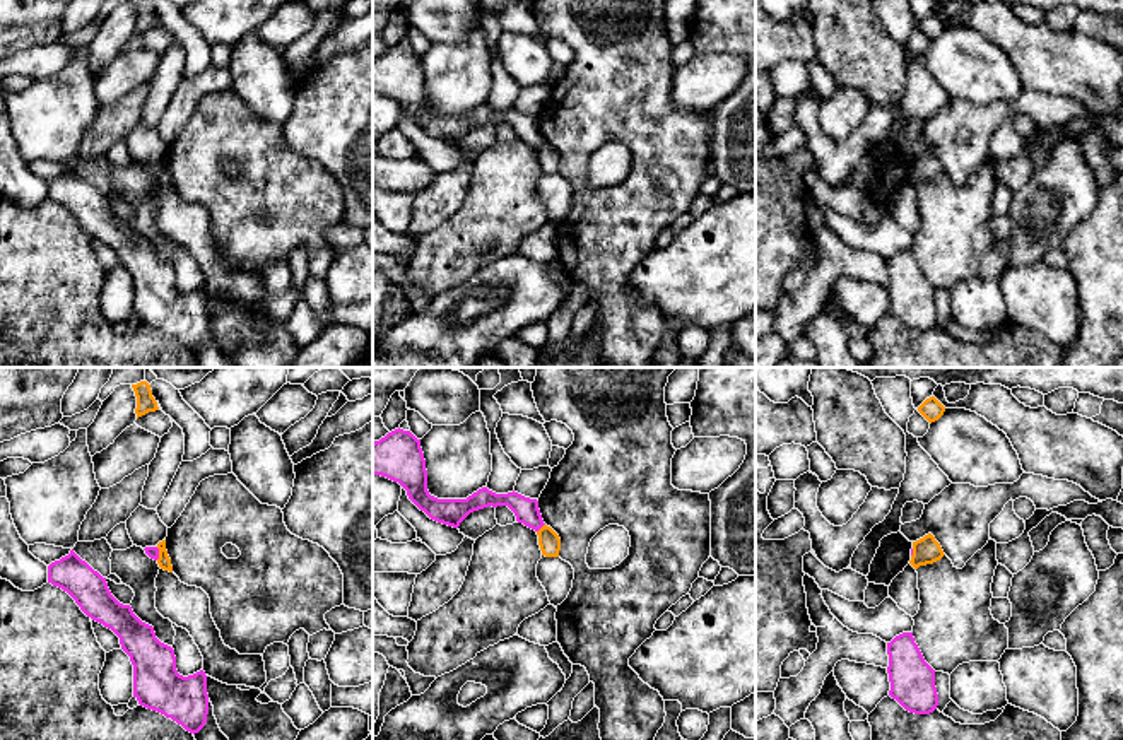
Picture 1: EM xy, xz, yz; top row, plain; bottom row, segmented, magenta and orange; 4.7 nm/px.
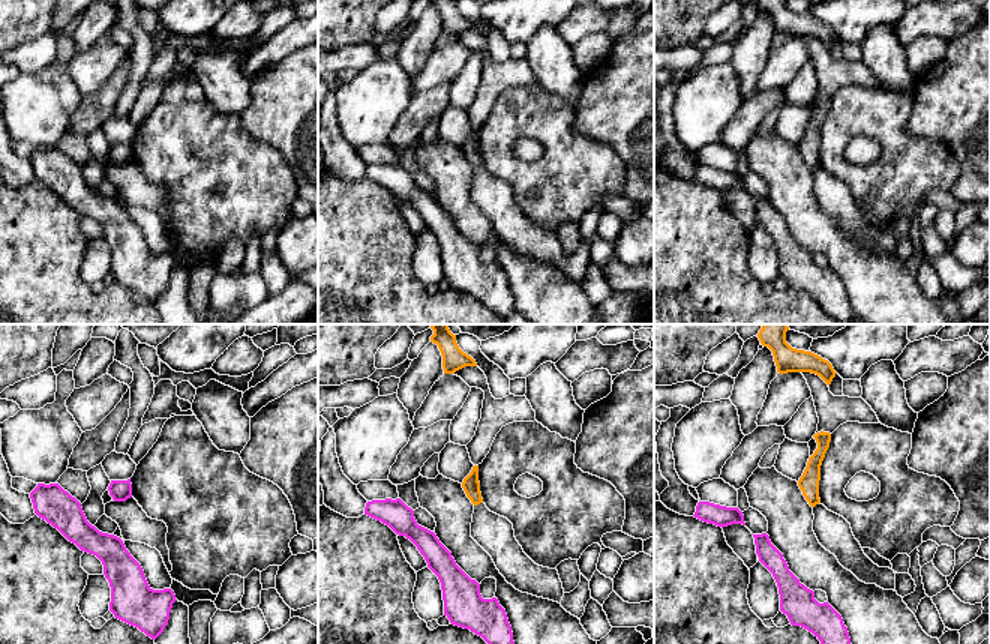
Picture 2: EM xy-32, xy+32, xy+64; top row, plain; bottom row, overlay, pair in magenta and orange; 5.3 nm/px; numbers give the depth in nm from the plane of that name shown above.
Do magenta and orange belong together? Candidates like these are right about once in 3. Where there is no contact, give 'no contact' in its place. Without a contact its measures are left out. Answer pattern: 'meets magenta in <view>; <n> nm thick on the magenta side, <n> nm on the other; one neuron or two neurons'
meets magenta in xz; 120 nm thick on the magenta side, 100 nm on the other; two neurons

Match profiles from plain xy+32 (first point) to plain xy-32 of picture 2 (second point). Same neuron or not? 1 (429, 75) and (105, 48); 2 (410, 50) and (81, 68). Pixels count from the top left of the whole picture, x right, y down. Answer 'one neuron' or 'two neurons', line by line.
1: one neuron
2: two neurons

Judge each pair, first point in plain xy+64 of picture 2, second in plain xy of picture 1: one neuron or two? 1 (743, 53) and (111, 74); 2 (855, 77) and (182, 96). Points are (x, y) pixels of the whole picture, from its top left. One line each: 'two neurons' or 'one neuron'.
1: two neurons
2: one neuron

